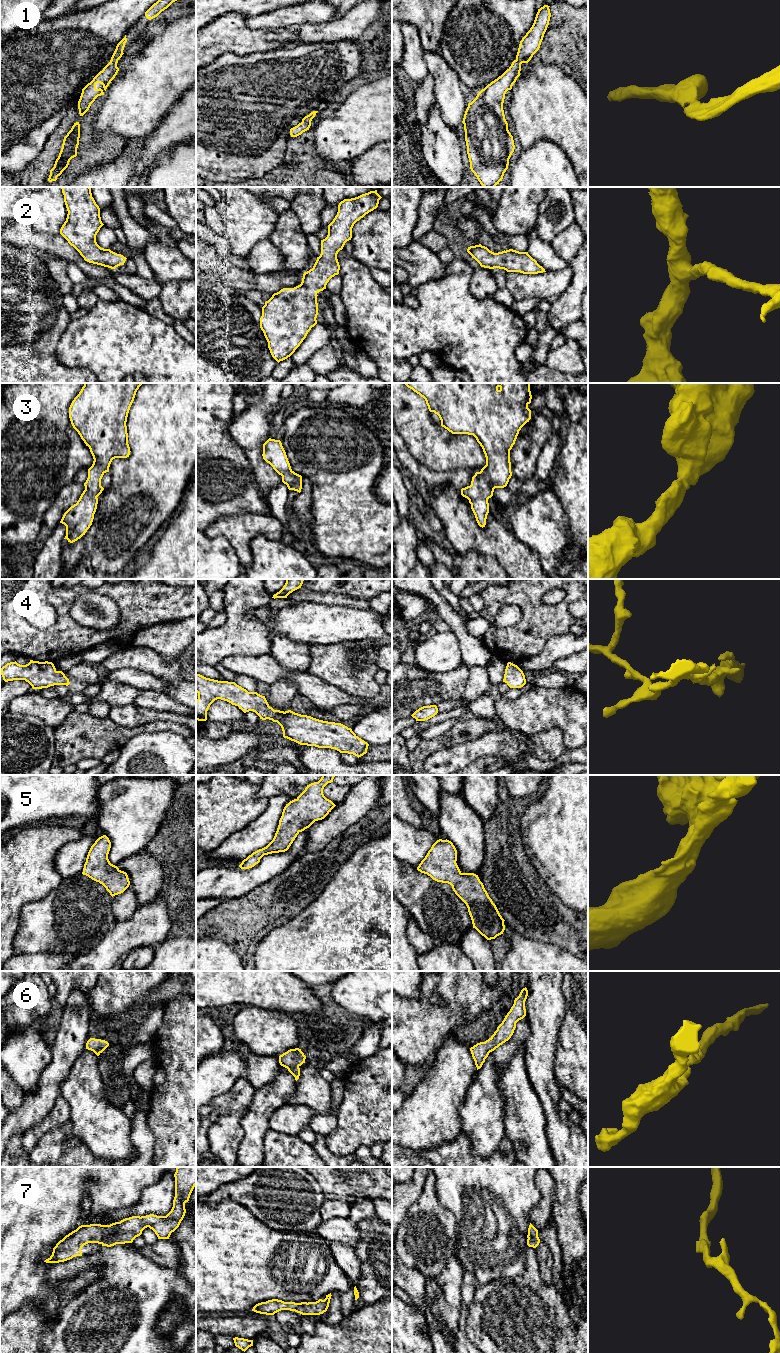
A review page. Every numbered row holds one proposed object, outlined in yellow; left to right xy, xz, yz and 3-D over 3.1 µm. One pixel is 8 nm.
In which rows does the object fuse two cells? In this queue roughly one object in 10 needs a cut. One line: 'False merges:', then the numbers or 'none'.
False merges: none

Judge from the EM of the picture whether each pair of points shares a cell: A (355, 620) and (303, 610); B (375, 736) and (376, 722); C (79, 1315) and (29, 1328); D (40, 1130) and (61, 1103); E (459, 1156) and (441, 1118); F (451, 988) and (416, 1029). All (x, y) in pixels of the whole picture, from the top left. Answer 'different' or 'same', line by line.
A: same
B: same
C: same
D: same
E: different
F: same

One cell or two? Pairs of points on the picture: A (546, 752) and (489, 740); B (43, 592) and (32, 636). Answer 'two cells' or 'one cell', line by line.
A: two cells
B: one cell

